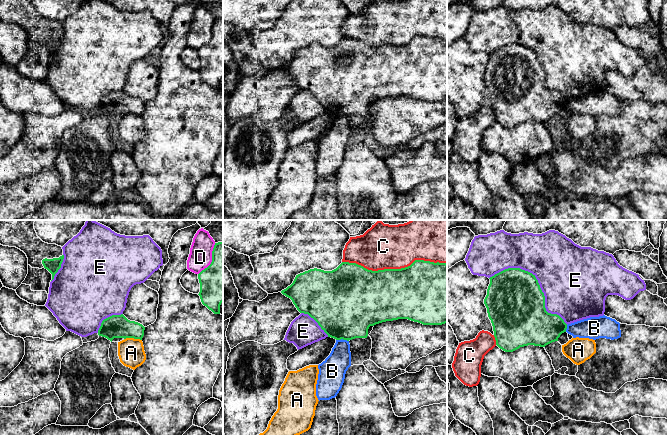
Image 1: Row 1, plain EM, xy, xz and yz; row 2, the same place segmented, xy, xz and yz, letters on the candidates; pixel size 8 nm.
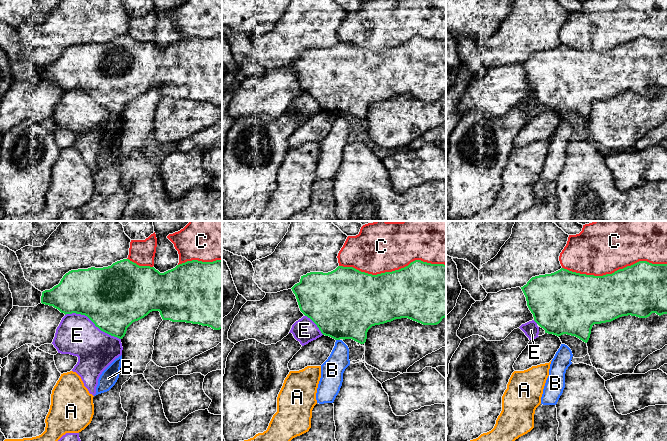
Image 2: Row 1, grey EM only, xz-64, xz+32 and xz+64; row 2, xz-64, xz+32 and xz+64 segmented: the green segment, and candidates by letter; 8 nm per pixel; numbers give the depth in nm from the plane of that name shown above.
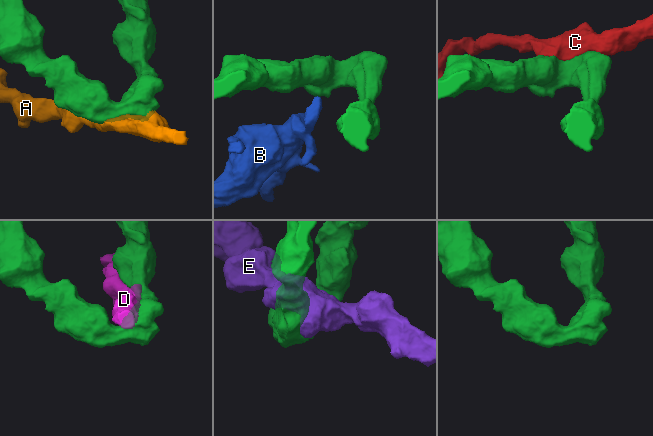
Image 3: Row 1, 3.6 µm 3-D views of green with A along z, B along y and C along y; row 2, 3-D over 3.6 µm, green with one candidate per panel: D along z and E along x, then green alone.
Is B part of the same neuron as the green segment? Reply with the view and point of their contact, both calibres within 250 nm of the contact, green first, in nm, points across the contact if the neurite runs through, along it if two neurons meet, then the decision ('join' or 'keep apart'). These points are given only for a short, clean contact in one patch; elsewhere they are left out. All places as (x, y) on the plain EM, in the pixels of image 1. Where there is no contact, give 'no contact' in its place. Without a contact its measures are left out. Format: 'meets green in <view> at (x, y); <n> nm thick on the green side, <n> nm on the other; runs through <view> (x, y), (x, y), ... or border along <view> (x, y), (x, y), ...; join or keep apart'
meets green in xz at (342, 114); 500 nm thick on the green side, 200 nm on the other; border along xz (336, 115), (346, 115), (348, 117); keep apart

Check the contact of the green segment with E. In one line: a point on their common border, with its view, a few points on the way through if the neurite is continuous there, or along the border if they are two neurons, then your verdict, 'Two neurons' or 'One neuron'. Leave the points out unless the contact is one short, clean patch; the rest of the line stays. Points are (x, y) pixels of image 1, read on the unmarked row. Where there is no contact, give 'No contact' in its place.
Touches green at yz (537, 57). Two neurons

